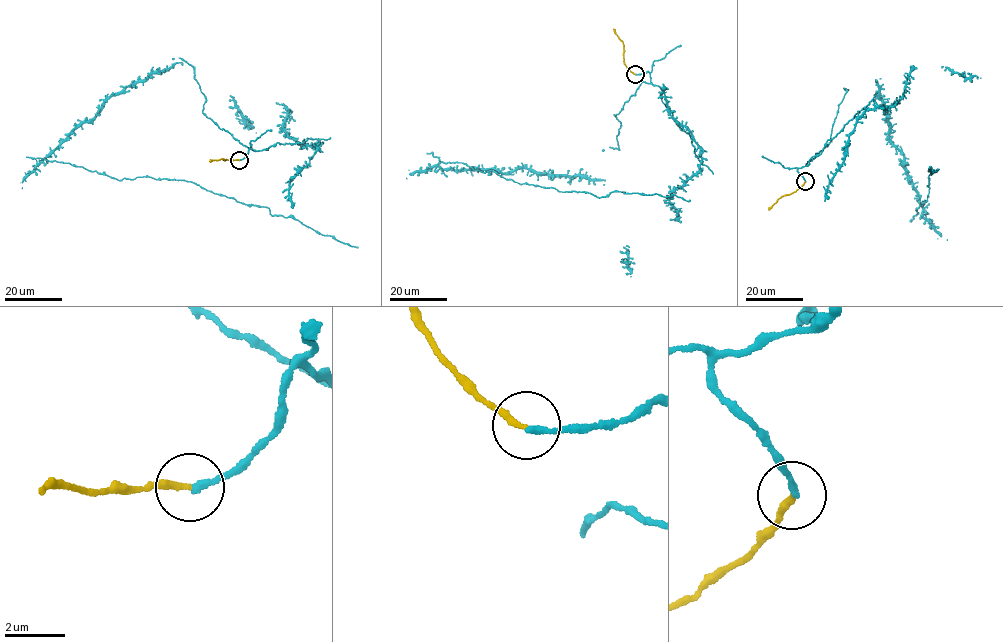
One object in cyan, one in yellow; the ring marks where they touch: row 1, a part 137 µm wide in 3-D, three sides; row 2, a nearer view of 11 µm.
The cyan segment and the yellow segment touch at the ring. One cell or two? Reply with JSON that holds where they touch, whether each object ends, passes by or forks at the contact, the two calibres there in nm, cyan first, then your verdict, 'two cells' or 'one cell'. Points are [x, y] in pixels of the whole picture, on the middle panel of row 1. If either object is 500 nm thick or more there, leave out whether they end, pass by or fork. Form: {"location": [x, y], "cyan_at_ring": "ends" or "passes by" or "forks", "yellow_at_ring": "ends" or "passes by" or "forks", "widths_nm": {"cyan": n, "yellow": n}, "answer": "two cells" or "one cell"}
{"location": [635, 74], "cyan_at_ring": "ends", "yellow_at_ring": "ends", "widths_nm": {"cyan": 200, "yellow": 200}, "answer": "one cell"}

